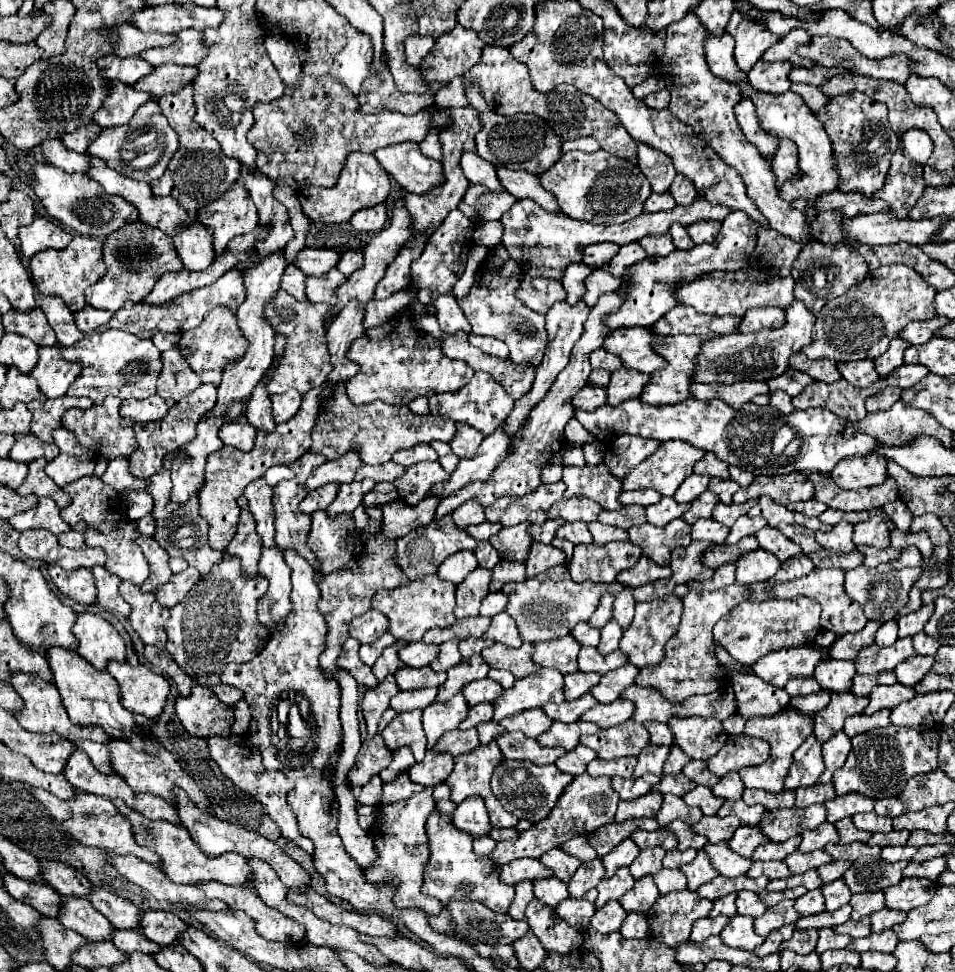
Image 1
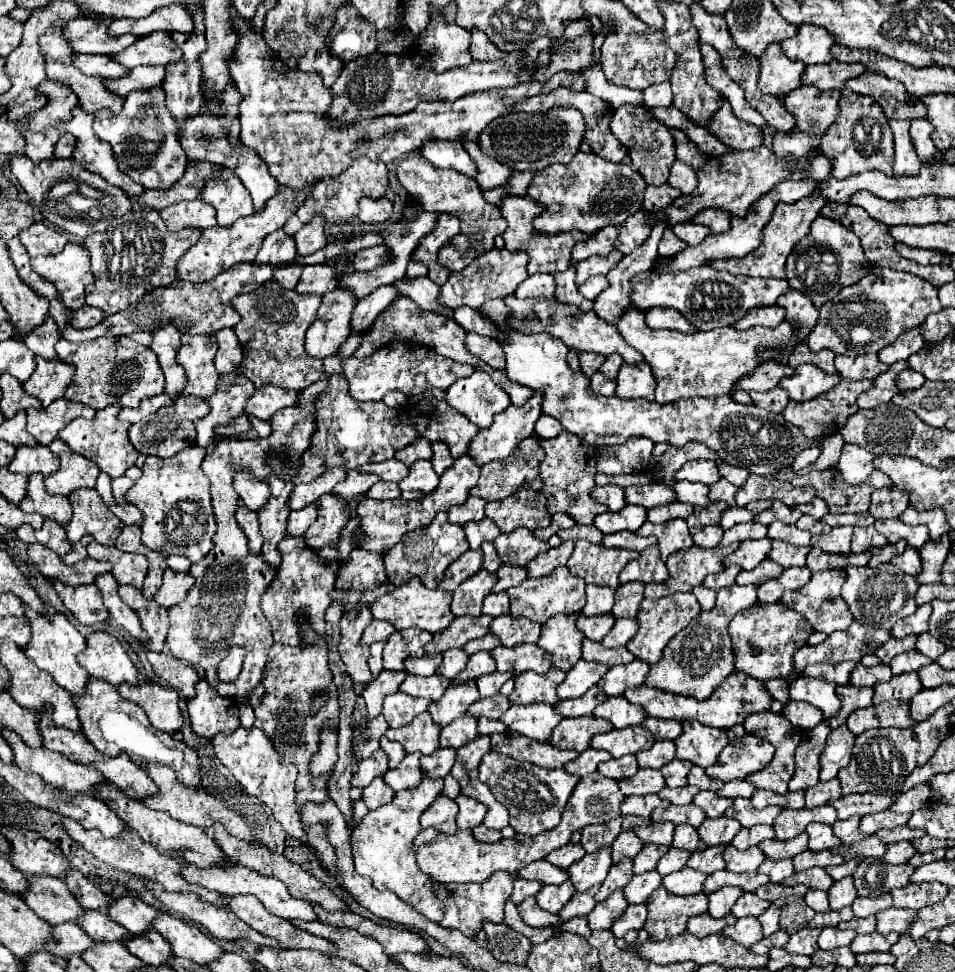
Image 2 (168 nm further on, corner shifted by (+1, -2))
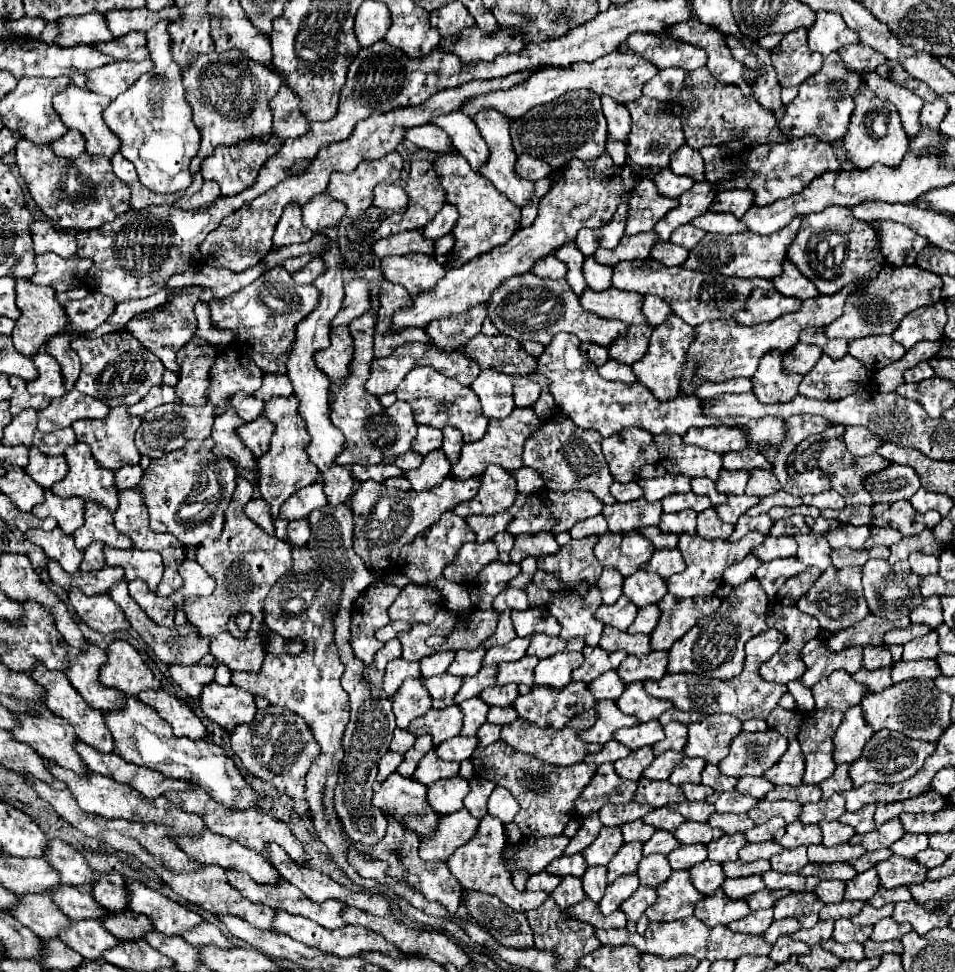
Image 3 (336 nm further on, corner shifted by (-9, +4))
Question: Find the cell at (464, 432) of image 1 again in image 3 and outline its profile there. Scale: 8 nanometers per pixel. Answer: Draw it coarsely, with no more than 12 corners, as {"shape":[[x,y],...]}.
{"shape":[[429,367],[413,369],[395,395],[417,425],[455,427],[465,443],[489,419],[469,387]]}

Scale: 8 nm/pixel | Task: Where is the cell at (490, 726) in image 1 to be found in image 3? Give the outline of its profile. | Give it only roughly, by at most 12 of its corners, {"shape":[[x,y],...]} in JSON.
{"shape":[[491,707],[487,721],[509,725],[517,719],[513,707]]}

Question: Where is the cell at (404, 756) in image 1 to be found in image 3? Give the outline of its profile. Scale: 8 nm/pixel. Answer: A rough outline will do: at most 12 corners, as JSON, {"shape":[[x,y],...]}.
{"shape":[[395,729],[389,749],[401,755],[413,747],[407,729]]}

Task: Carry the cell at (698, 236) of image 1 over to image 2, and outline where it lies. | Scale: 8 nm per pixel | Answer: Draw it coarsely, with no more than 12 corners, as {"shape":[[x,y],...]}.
{"shape":[[699,211],[693,223],[709,227],[713,233],[723,233],[729,227],[731,215],[719,211]]}

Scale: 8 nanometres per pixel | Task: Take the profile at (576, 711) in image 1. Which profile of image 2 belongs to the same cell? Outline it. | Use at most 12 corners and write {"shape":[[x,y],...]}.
{"shape":[[595,685],[583,697],[559,701],[565,717],[591,715],[607,699]]}

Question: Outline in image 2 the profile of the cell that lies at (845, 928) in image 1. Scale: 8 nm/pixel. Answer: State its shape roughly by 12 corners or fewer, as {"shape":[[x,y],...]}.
{"shape":[[875,915],[865,919],[853,917],[839,923],[839,929],[853,929],[857,933],[875,931]]}

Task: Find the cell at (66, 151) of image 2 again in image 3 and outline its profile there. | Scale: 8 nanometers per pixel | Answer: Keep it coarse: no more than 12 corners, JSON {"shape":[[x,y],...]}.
{"shape":[[67,131],[53,153],[59,157],[79,157],[85,139],[77,131]]}

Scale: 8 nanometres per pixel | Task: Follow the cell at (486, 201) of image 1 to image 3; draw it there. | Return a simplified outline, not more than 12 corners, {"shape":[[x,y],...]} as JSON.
{"shape":[[531,155],[519,157],[515,173],[539,181],[551,167]]}

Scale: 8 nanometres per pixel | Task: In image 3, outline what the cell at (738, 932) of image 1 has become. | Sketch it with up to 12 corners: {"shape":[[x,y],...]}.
{"shape":[[759,909],[727,927],[763,935],[773,923],[773,909]]}

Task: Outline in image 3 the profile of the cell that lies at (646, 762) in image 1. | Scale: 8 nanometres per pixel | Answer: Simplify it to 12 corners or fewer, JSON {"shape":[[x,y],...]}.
{"shape":[[669,723],[663,727],[665,739],[651,749],[655,755],[683,751],[687,725]]}

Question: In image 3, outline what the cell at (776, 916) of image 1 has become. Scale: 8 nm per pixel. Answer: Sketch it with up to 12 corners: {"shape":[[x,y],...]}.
{"shape":[[789,893],[773,905],[775,921],[793,917],[803,929],[825,903],[815,893]]}

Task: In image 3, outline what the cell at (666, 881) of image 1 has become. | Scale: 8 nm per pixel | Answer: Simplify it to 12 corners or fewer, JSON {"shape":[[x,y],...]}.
{"shape":[[709,859],[689,869],[695,889],[715,893],[725,881],[721,865]]}

